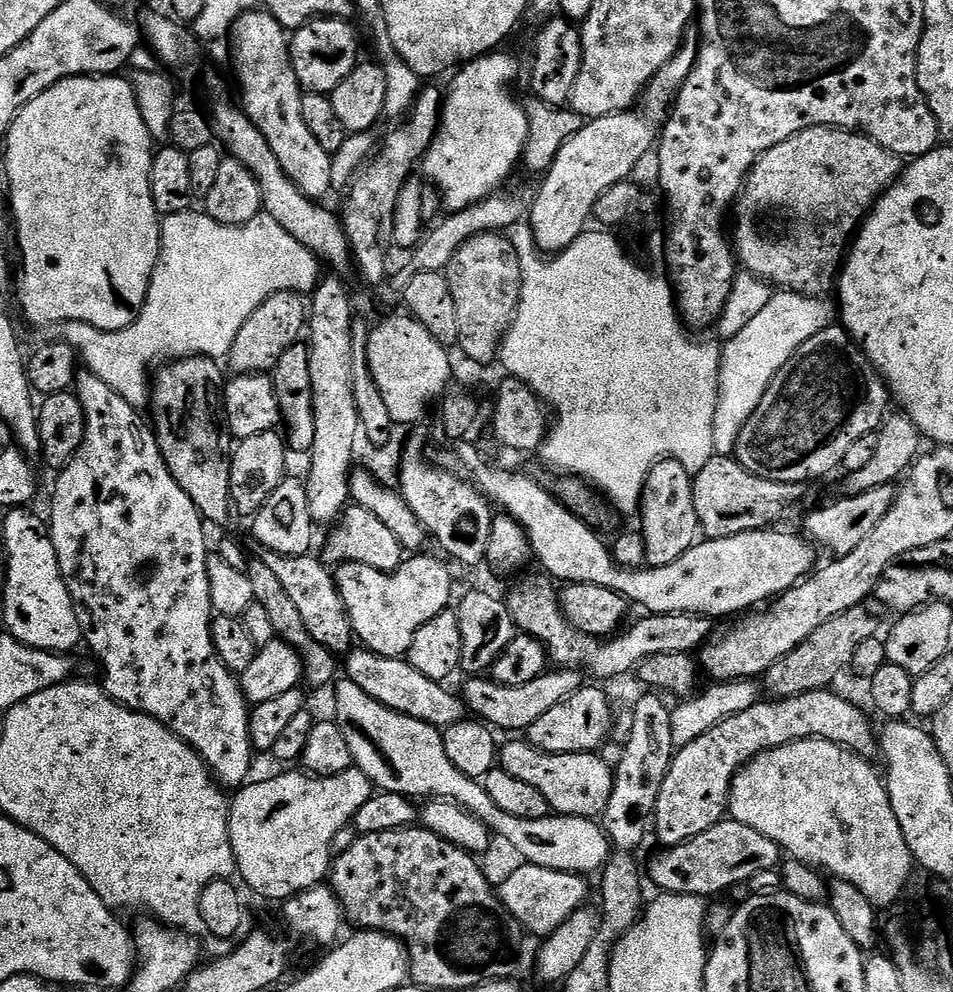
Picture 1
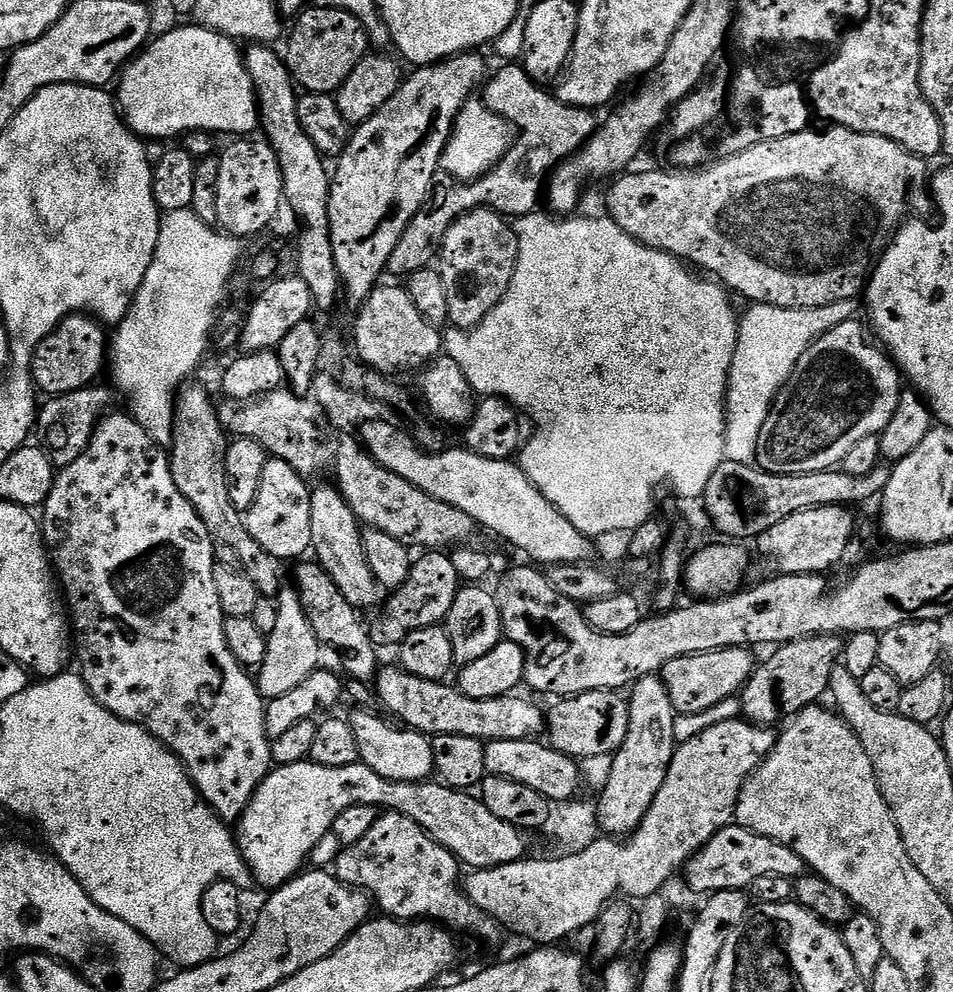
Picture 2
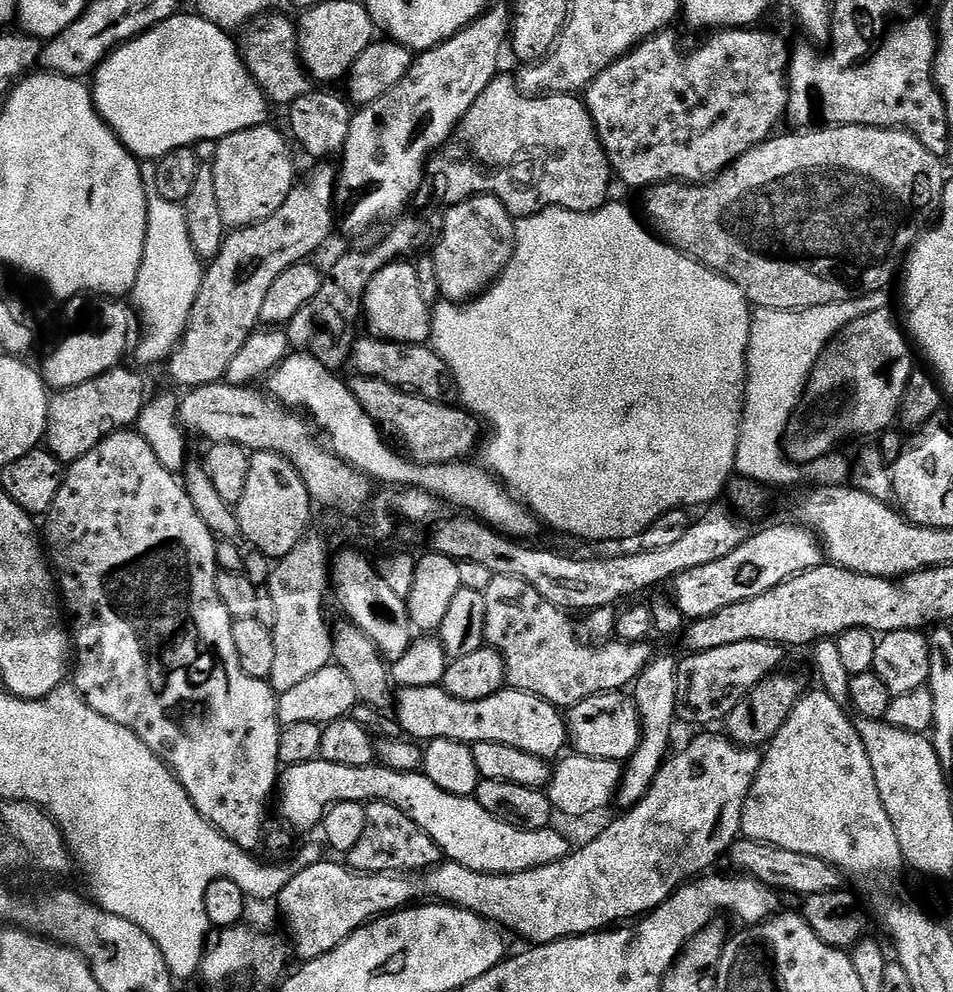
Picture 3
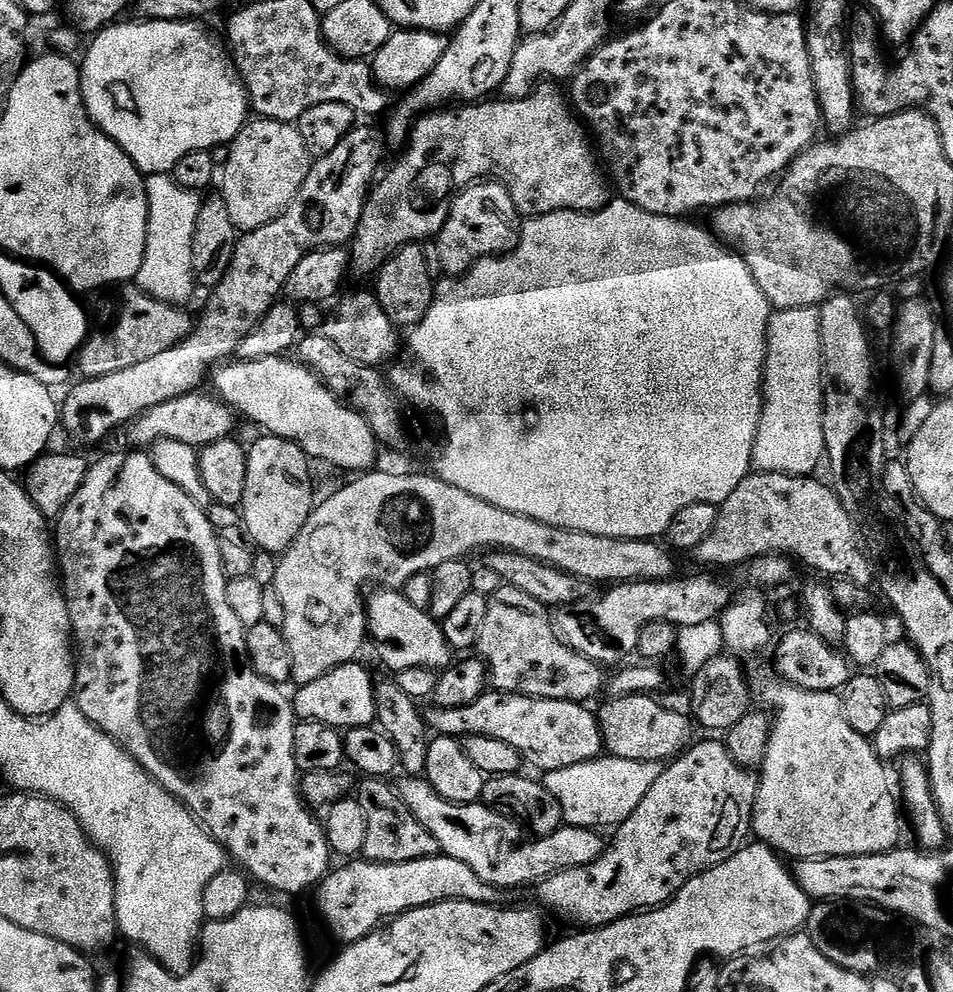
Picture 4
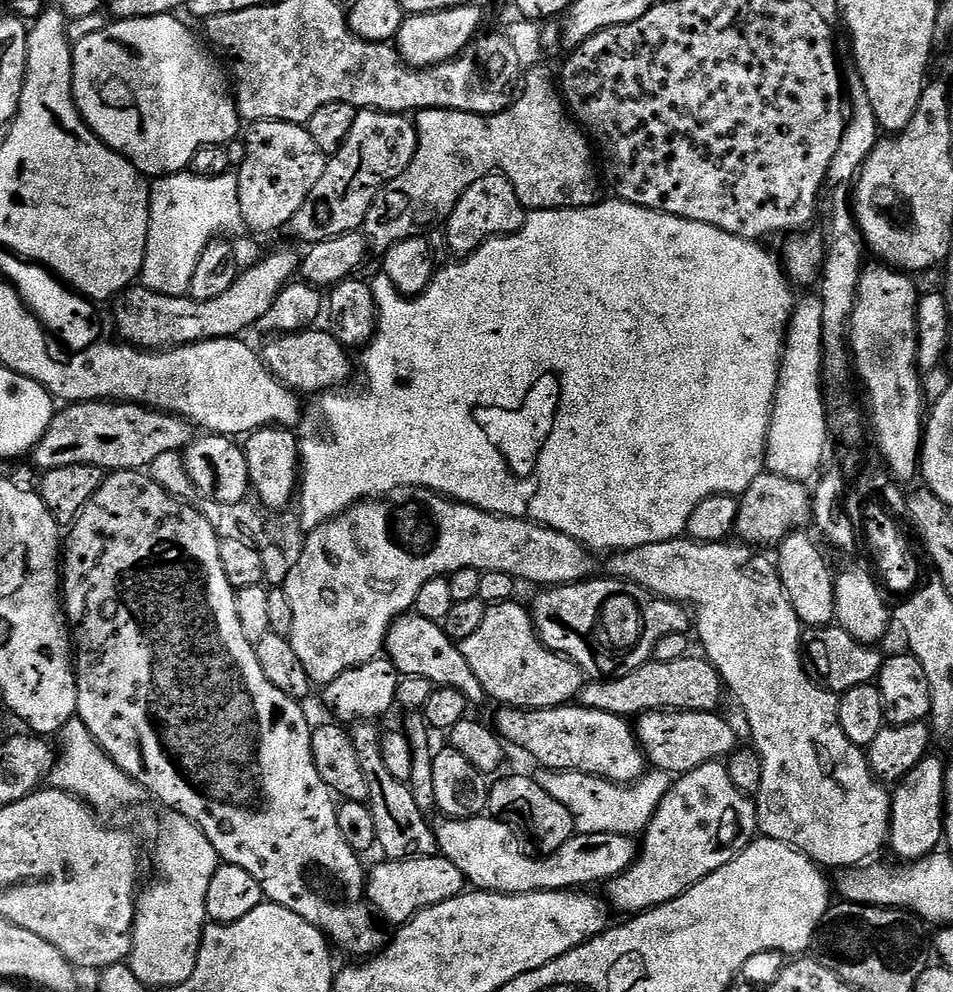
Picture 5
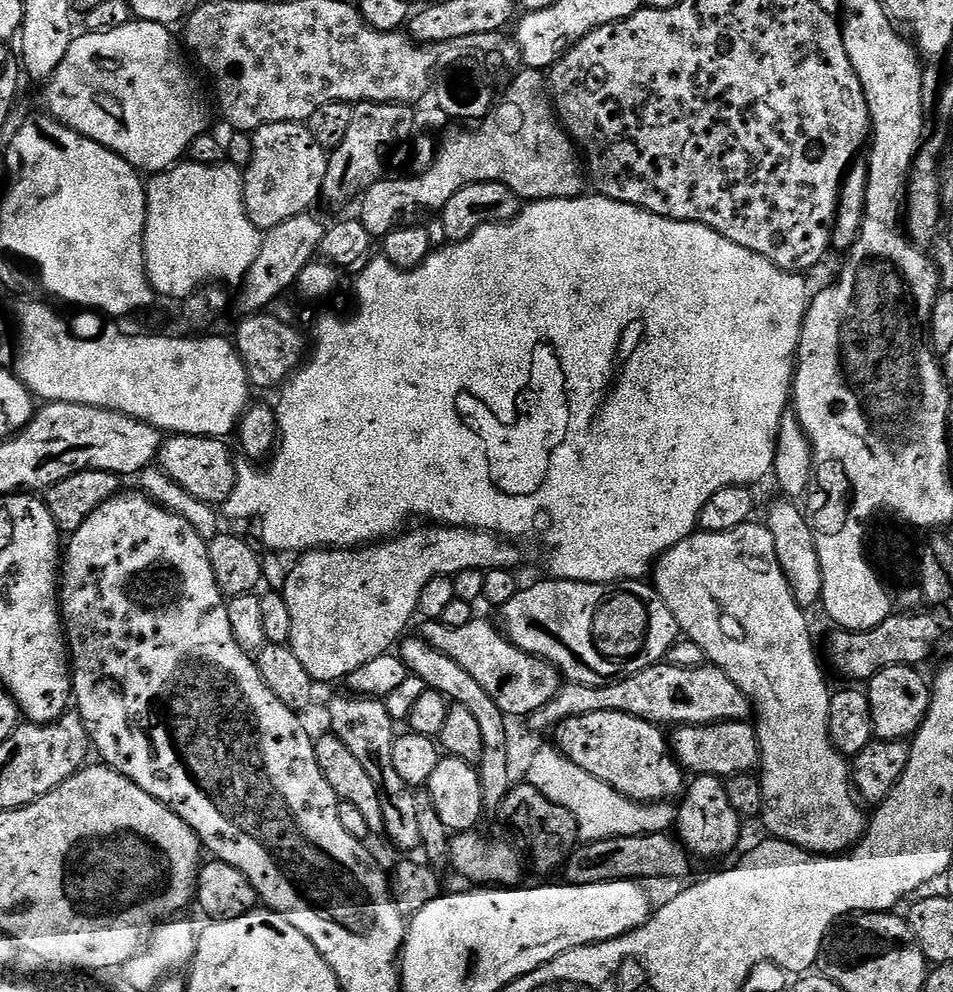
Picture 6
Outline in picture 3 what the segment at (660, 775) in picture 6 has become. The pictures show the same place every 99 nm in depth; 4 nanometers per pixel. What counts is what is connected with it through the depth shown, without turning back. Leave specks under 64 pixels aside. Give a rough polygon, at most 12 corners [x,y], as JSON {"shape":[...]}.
{"shape":[[442,686],[400,688],[416,742],[502,742],[559,757],[561,709],[511,686],[478,702]]}

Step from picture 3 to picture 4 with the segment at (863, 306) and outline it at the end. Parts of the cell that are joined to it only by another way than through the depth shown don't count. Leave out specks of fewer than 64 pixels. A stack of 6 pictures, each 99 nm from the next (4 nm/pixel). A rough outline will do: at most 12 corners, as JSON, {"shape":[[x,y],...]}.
{"shape":[[820,313],[768,320],[757,472],[825,459]]}

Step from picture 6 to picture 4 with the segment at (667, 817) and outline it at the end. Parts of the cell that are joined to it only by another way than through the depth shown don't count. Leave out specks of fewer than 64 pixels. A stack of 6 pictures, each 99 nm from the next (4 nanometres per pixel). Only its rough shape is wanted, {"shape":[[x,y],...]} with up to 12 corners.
{"shape":[[616,756],[543,773],[564,824],[615,829],[652,780]]}

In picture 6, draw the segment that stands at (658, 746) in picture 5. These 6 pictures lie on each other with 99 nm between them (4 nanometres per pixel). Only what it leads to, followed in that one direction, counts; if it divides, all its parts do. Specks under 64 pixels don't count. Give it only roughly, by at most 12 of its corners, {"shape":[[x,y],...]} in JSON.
{"shape":[[748,720],[682,724],[676,763],[696,776],[737,776],[760,763]]}

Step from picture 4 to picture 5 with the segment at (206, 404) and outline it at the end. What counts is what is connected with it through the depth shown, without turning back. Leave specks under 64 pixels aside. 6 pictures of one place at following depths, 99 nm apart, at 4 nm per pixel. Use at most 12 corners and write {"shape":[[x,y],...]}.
{"shape":[[72,402],[34,456],[131,472],[183,453],[193,425],[140,402]]}

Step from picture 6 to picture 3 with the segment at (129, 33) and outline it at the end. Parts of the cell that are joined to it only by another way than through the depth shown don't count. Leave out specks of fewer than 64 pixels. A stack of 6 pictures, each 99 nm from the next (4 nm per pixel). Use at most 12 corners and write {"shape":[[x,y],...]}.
{"shape":[[177,14],[97,66],[144,162],[268,124],[241,45]]}

